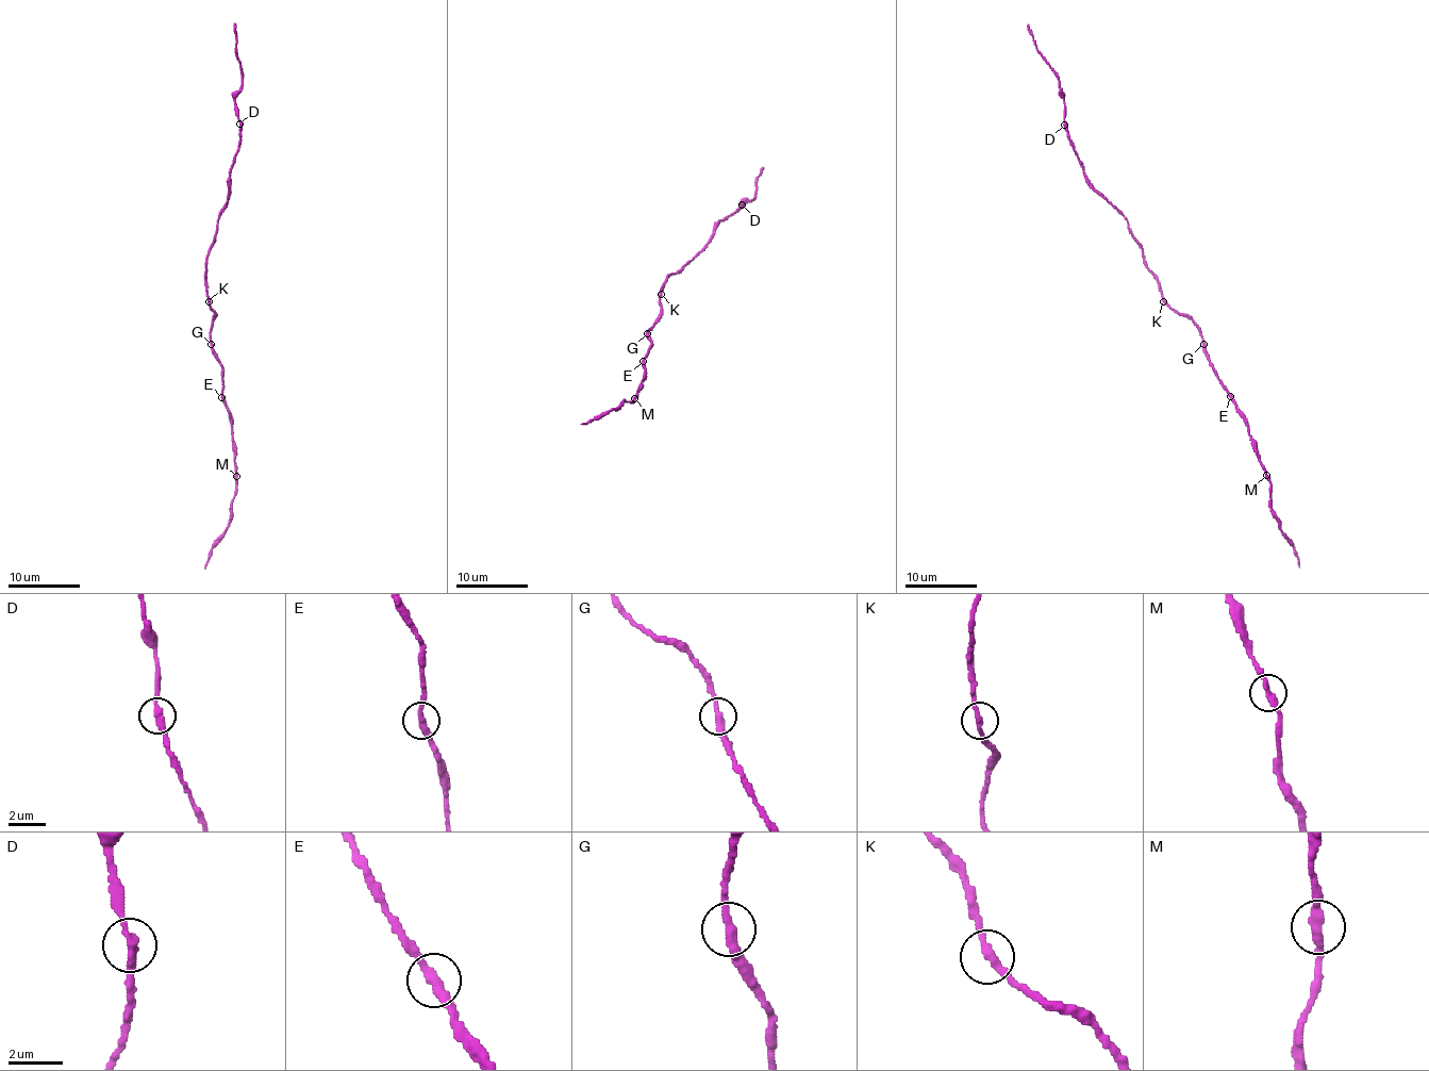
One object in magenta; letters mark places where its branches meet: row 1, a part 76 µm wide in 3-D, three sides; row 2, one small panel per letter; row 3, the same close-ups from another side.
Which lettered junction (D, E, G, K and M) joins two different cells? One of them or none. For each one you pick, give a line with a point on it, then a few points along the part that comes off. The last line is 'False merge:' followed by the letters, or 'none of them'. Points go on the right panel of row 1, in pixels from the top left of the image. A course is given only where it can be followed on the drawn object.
False merge: none of them

